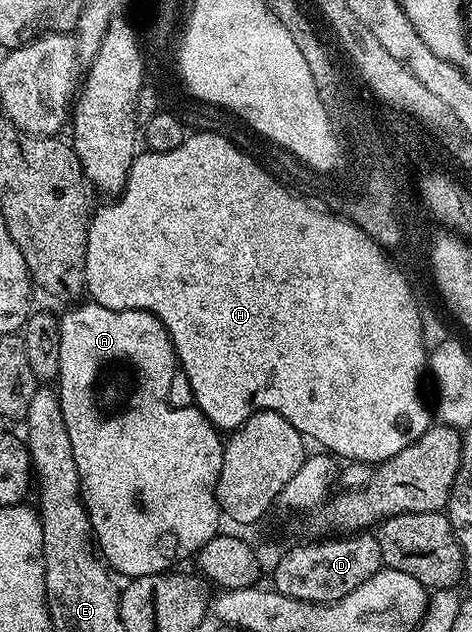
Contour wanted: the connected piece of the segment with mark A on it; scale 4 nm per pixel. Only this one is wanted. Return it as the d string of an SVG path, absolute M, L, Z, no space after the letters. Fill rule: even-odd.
M93 301L85 302L74 305L79 307L74 307L71 311L61 312L58 320L60 369L56 380L58 400L64 413L64 425L68 429L68 441L72 441L72 457L76 457L78 476L82 482L82 502L90 514L90 525L94 528L97 550L111 572L119 576L126 575L127 580L139 579L142 575L166 573L173 568L170 567L173 563L181 561L182 555L197 556L199 549L220 534L218 522L223 522L224 516L218 506L218 478L222 468L224 439L218 428L212 426L208 417L204 417L204 413L197 407L173 407L169 403L170 390L174 387L174 371L176 375L176 356L170 334L155 315L147 311L117 311Z

